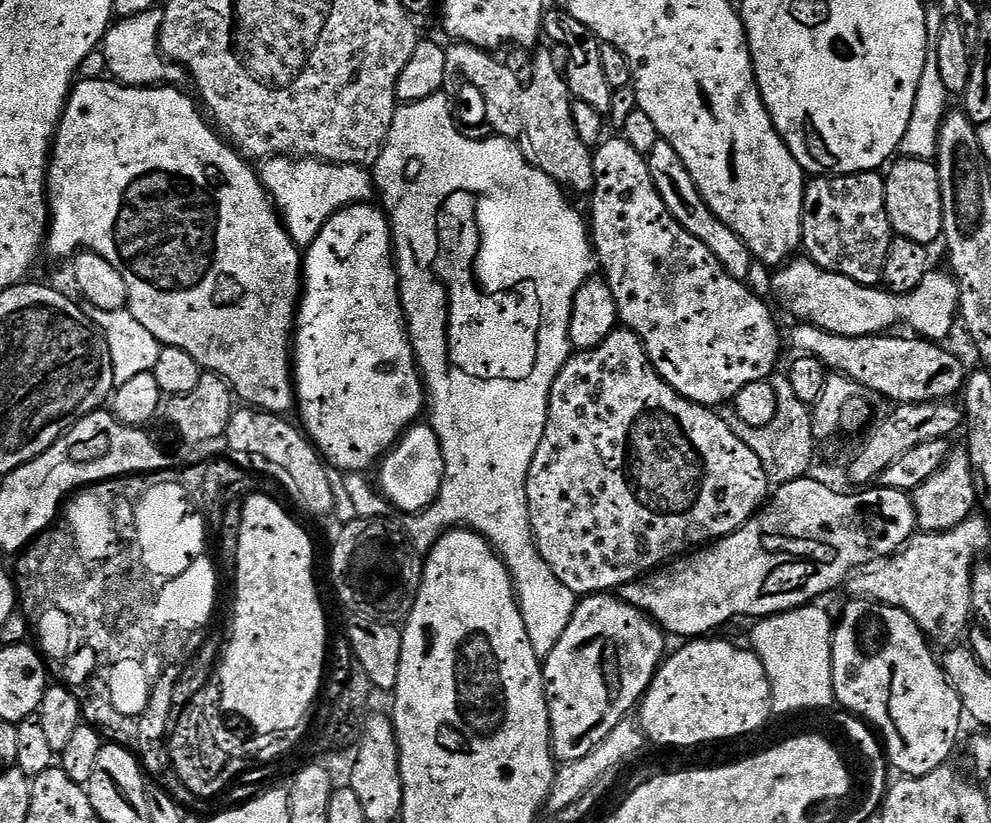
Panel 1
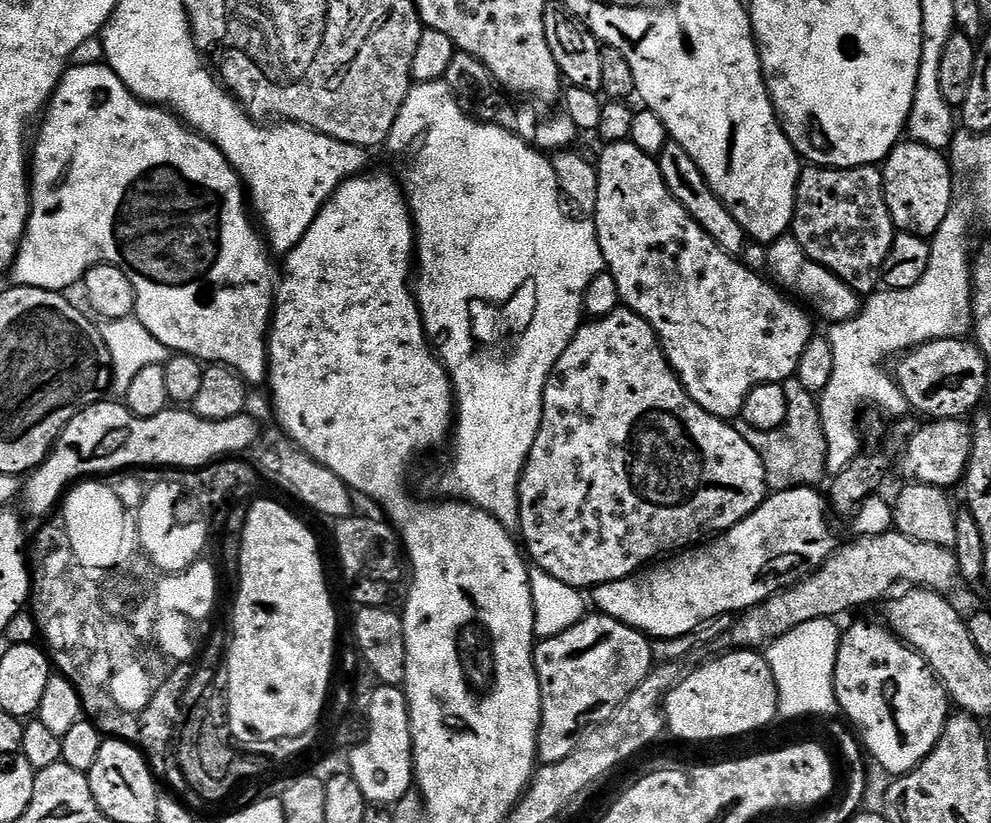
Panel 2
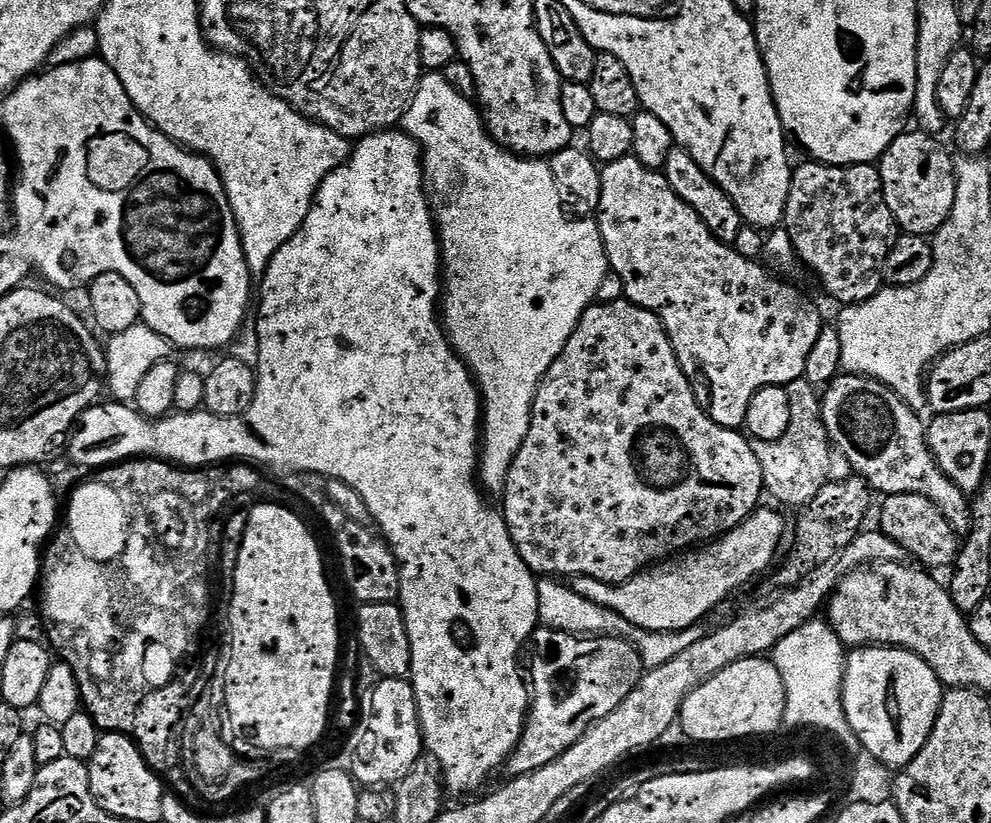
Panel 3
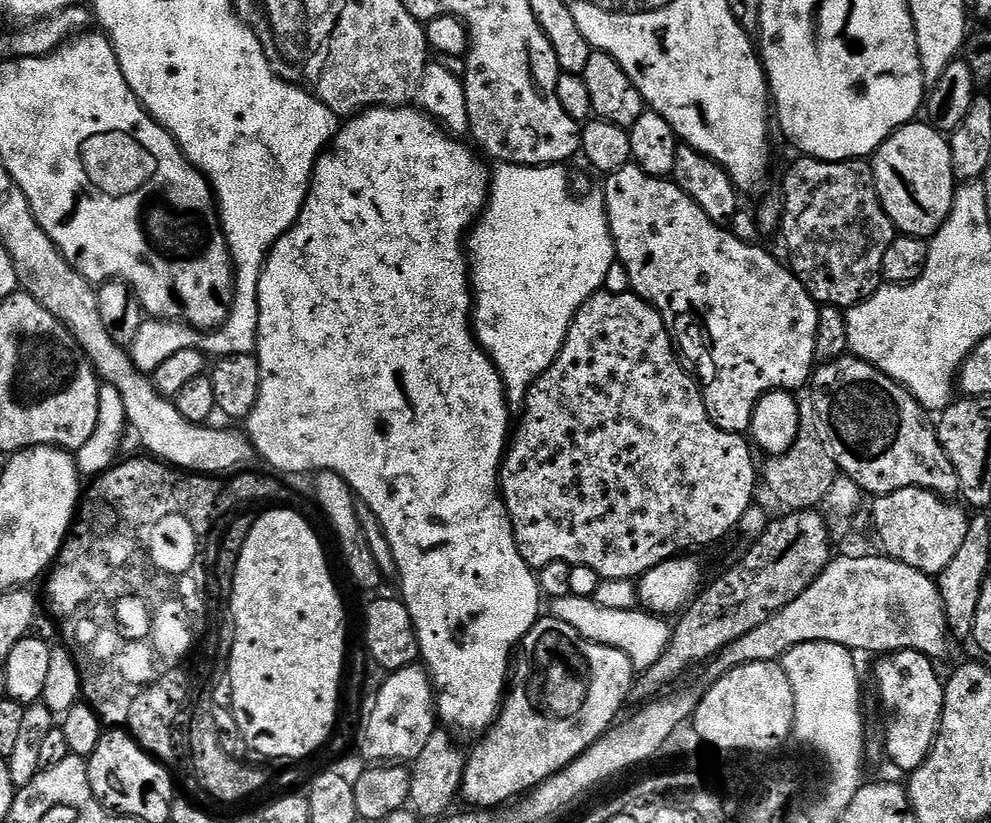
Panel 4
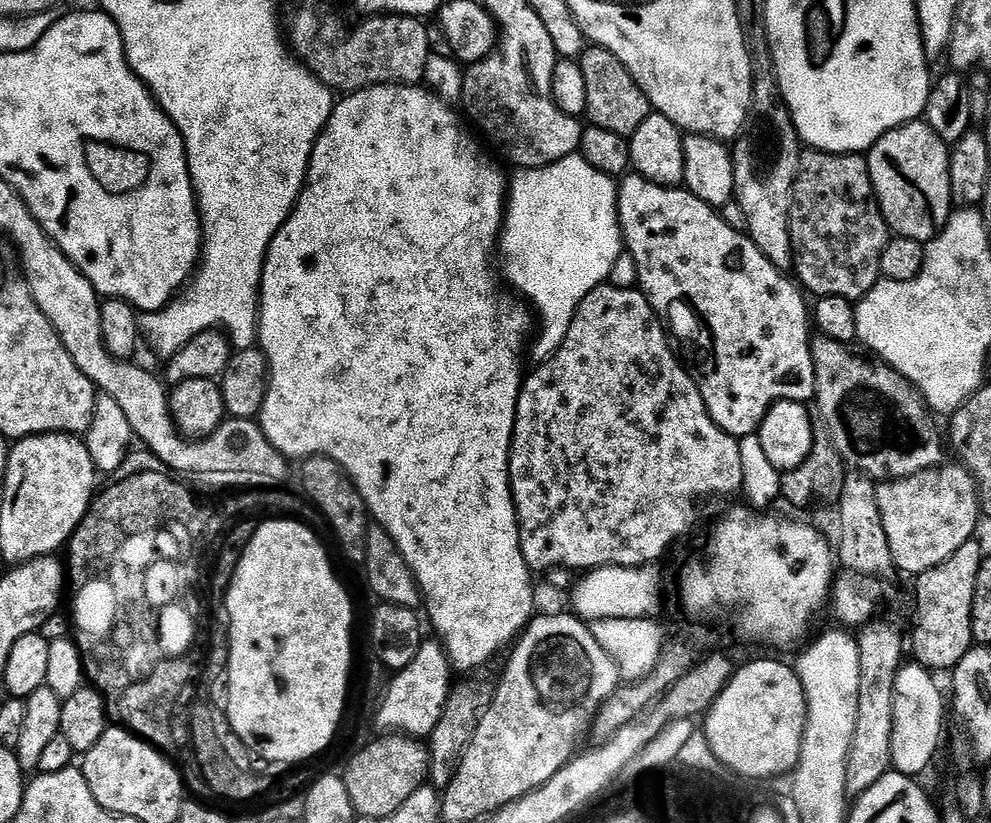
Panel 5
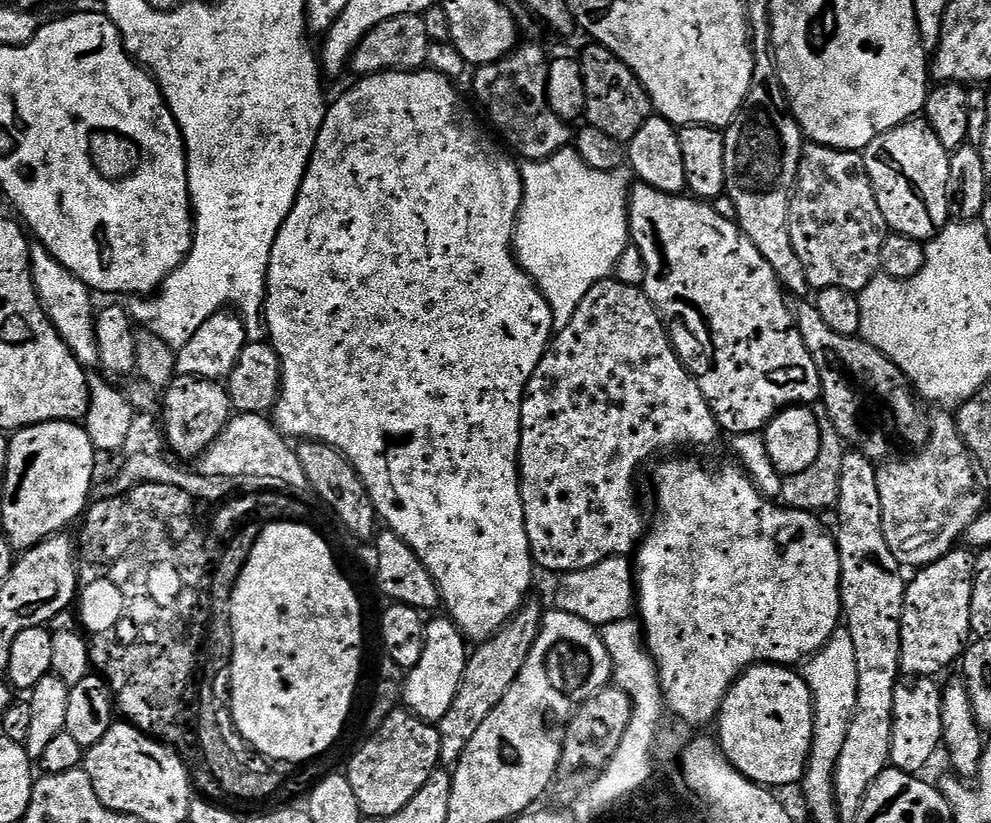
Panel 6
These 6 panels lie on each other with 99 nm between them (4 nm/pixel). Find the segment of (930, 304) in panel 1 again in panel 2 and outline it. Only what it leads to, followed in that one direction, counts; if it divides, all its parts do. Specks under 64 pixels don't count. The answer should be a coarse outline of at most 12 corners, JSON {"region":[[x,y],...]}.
{"region":[[789,234],[767,245],[767,275],[829,325],[862,300]]}

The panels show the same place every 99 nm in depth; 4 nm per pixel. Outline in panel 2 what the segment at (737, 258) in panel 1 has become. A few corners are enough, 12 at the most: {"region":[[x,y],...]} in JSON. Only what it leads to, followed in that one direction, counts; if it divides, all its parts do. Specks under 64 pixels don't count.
{"region":[[682,146],[658,159],[670,194],[723,252],[740,258],[742,226]]}

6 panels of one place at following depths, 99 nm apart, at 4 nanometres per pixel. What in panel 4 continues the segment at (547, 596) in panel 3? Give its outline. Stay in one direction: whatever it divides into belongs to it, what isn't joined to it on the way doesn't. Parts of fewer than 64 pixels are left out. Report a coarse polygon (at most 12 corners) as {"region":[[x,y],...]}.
{"region":[[563,595],[551,615],[622,650],[637,673],[666,654],[673,625],[639,607]]}

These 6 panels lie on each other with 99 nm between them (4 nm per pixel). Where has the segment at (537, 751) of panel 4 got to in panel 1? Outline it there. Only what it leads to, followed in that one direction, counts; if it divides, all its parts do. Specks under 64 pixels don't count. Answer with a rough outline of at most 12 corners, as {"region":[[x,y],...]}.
{"region":[[579,601],[543,657],[552,755],[586,758],[644,699],[665,633]]}

